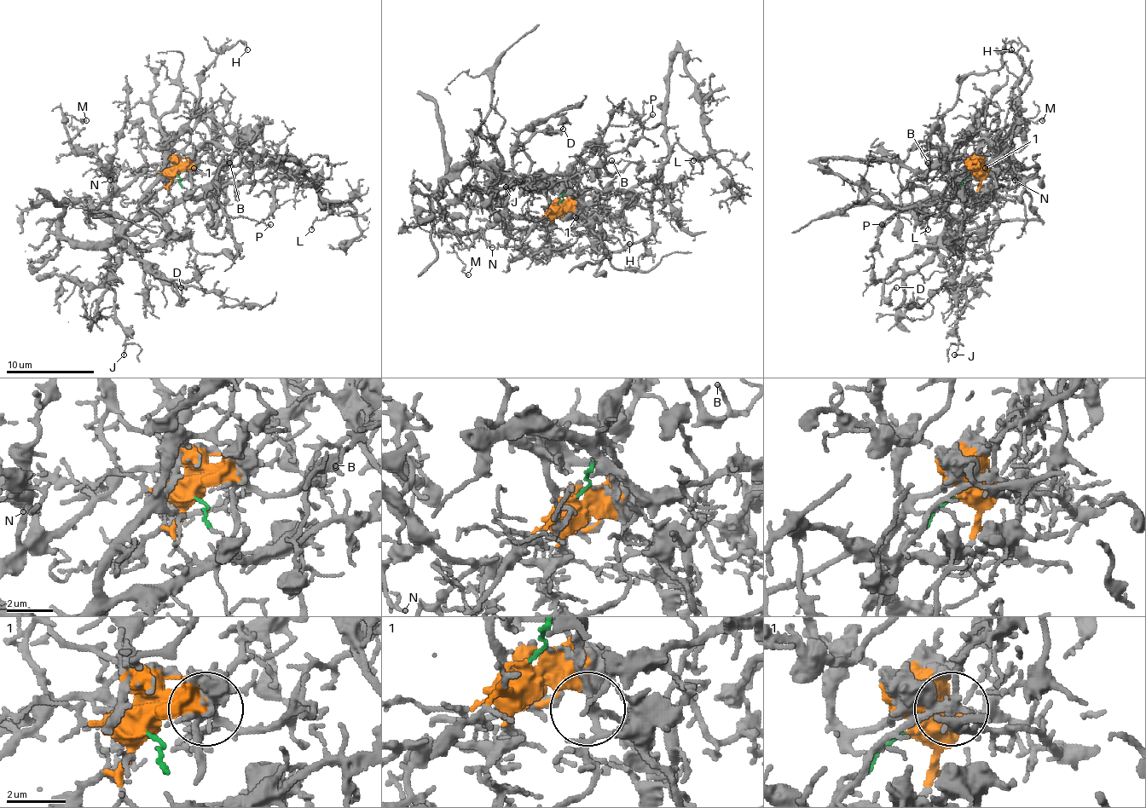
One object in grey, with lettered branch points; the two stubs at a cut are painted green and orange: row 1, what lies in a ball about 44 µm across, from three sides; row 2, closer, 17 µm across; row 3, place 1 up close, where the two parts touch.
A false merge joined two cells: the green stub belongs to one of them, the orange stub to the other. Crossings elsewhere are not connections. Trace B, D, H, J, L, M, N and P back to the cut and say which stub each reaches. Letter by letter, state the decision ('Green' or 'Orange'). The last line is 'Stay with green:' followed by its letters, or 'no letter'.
B: Green
D: Green
H: Green
J: Green
L: Orange
M: Green
N: Green
P: Green
Stay with green: B, D, H, J, M, N, P

